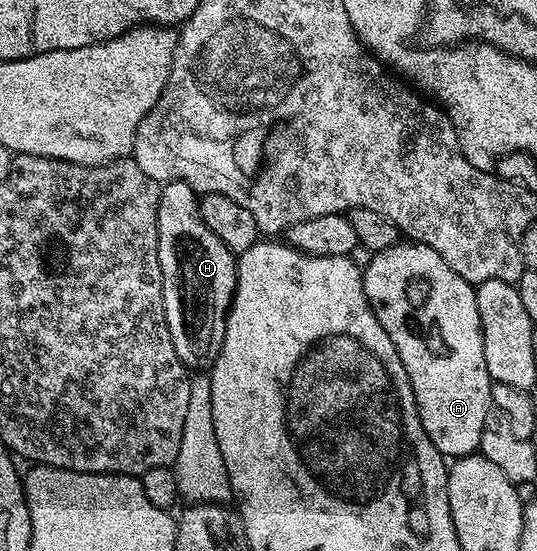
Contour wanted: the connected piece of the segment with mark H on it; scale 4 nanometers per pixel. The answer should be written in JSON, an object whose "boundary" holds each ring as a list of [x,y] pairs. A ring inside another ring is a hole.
{"boundary":[[[172,180],[163,183],[160,188],[158,197],[158,261],[160,262],[160,270],[162,271],[162,289],[164,290],[164,314],[168,322],[168,330],[172,334],[172,346],[176,346],[176,354],[180,358],[180,362],[185,364],[190,370],[209,370],[213,368],[216,358],[220,358],[220,350],[224,346],[224,334],[226,333],[226,316],[230,313],[230,303],[234,300],[234,287],[238,281],[238,266],[236,263],[235,253],[228,250],[228,246],[224,246],[224,242],[220,242],[220,238],[216,238],[216,234],[212,234],[212,230],[208,230],[208,226],[198,215],[199,193],[194,191],[192,186],[188,186],[179,180]]]}

